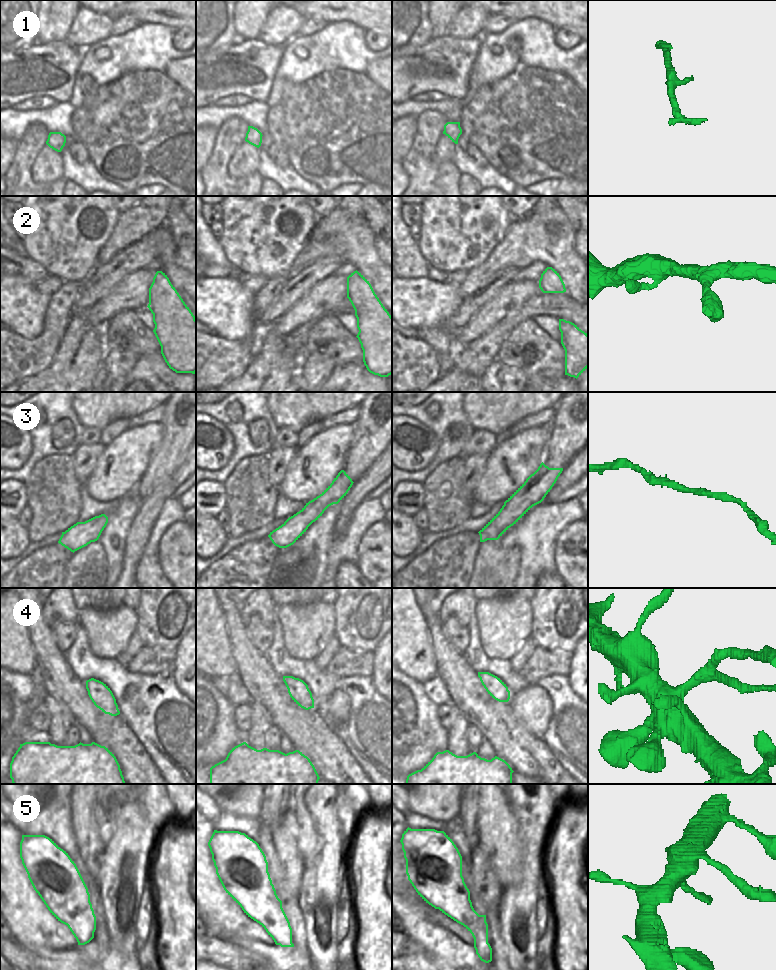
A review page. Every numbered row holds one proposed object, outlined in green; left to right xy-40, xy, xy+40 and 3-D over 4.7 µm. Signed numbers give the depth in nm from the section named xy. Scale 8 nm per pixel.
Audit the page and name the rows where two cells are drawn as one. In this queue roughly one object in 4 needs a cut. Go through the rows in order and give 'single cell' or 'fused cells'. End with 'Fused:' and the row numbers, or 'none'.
1: single cell
2: single cell
3: single cell
4: fused cells
5: fused cells
Fused: 4, 5

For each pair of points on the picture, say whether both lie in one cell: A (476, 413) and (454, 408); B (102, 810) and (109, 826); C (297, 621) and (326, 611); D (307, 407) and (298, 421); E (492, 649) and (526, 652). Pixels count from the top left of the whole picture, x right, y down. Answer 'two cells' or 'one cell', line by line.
A: two cells
B: one cell
C: one cell
D: one cell
E: two cells

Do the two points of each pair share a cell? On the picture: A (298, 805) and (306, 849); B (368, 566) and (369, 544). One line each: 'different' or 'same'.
A: same
B: same

